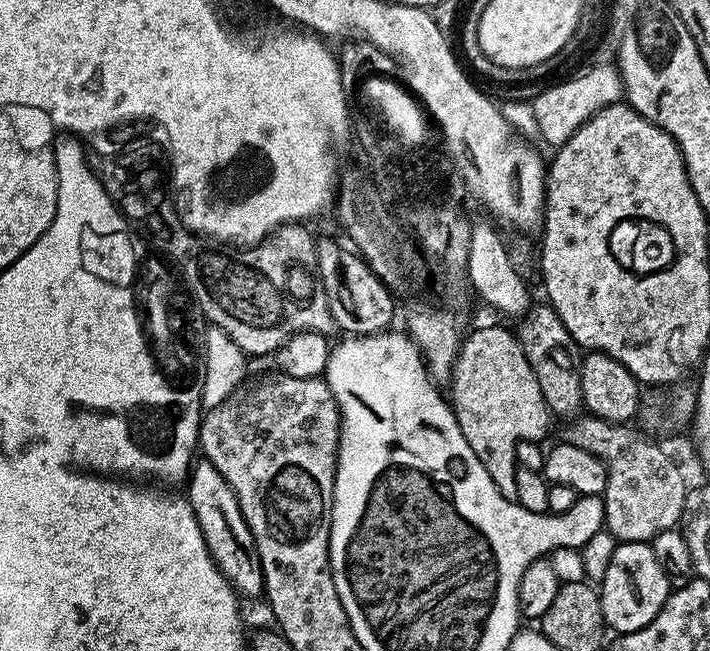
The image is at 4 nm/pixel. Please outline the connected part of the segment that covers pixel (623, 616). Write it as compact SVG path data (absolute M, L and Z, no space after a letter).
M617 543L614 558L610 558L610 566L606 570L604 579L598 584L605 625L611 631L613 628L616 634L642 630L642 626L650 623L668 601L670 591L668 583L670 577L658 562L651 543Z

